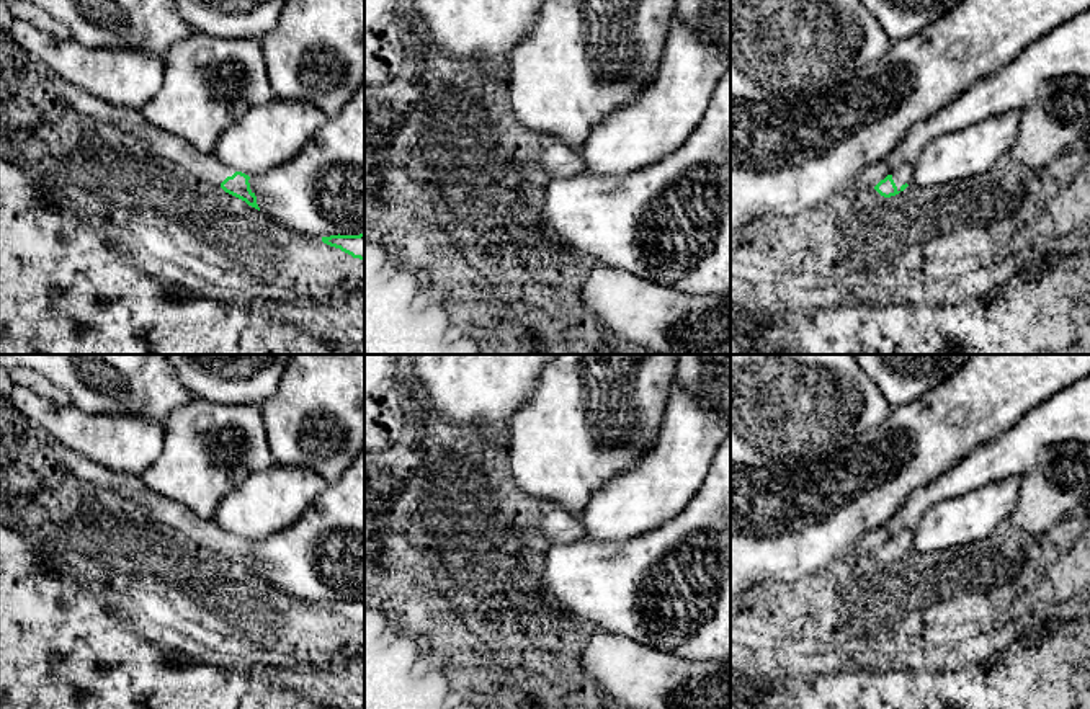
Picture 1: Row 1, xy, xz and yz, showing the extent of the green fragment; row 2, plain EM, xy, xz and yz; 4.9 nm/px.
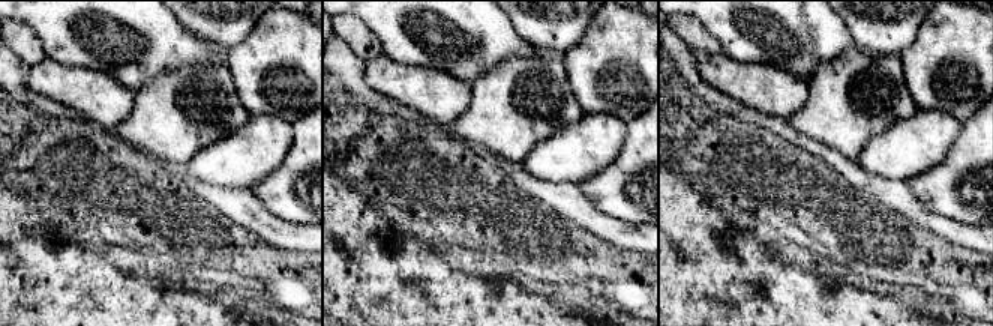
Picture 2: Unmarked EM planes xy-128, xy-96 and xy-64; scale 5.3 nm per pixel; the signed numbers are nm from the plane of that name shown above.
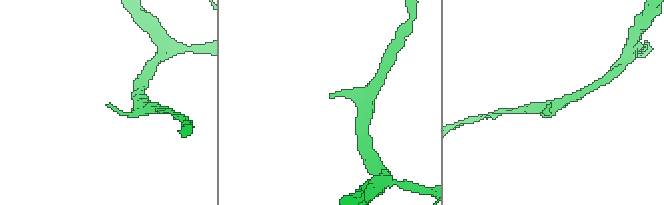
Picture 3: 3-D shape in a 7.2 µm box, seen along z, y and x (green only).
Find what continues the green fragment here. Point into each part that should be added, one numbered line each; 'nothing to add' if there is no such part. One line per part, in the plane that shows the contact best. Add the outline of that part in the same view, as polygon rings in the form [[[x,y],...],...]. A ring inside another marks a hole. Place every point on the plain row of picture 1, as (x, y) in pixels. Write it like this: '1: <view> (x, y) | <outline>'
1: yz (904, 539) | [[[910,529],[900,531],[891,541],[892,541],[892,546],[897,552],[897,557],[900,557],[902,551],[905,551],[905,549],[912,551],[914,549],[914,531],[910,531]]]

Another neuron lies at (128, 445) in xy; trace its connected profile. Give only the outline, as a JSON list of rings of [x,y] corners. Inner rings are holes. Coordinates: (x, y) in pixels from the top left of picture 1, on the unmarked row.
[[[15,386],[8,404],[59,448],[109,470],[141,477],[163,451],[163,423],[136,415],[88,415]]]

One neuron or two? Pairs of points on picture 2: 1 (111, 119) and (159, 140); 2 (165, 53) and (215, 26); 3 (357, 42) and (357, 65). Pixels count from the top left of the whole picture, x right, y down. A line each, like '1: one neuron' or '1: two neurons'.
1: two neurons
2: two neurons
3: two neurons

